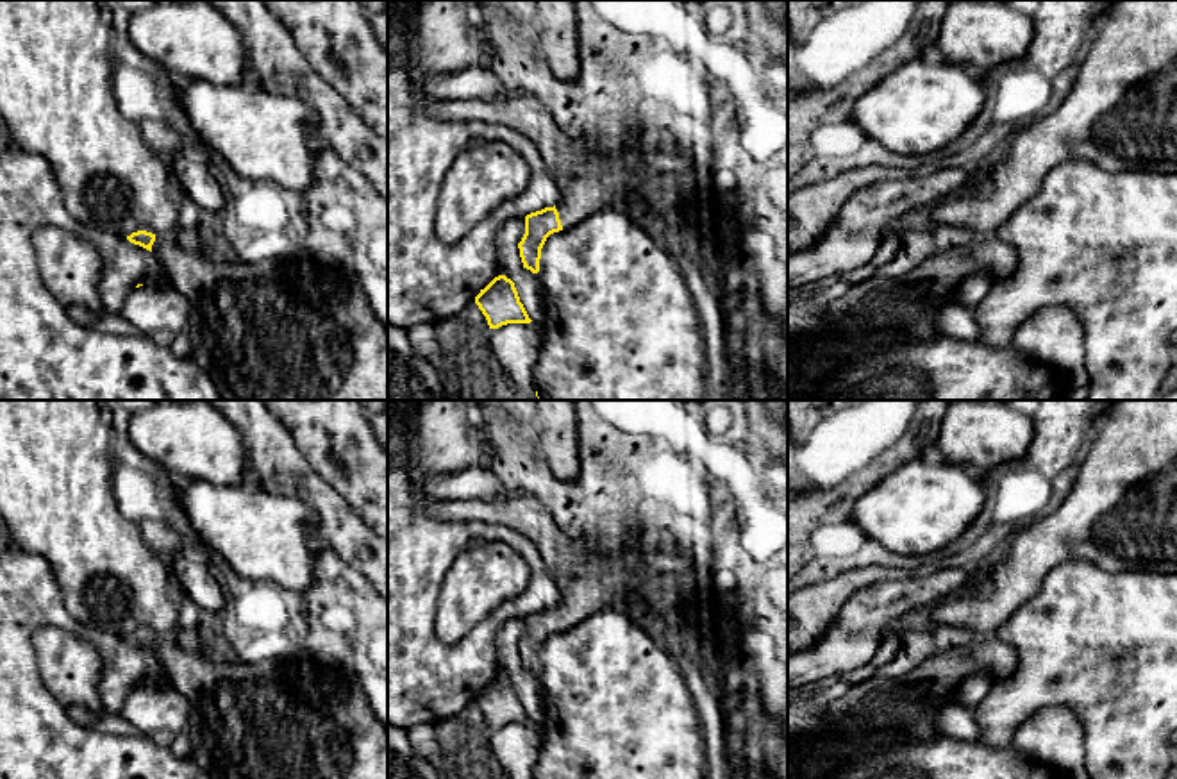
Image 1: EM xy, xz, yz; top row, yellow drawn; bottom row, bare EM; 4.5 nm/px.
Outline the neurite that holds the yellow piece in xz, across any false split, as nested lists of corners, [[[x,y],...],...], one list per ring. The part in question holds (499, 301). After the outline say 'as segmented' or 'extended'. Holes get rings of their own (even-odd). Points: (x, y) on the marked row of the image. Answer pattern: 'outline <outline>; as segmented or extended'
outline [[[505,275],[495,277],[475,297],[475,304],[488,320],[489,329],[498,329],[507,323],[530,323],[523,304],[520,302],[514,282]]]; as segmented

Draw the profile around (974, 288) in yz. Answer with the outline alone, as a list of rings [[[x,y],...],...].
[[[972,272],[968,277],[961,279],[961,304],[964,306],[975,306],[979,304],[988,289],[989,289],[991,279],[986,272]]]

